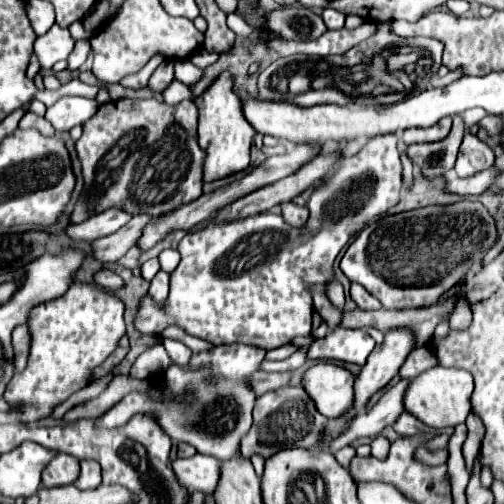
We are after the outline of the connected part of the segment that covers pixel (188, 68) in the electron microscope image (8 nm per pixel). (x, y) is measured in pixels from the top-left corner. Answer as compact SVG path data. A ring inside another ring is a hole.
M188 58L178 60L178 62L174 64L174 70L176 70L176 80L180 80L180 82L186 84L186 86L196 84L196 82L202 78L202 74L204 74L204 70L196 68Z

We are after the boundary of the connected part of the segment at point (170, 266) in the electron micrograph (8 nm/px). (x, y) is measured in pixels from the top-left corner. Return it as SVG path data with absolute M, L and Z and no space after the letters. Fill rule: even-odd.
M165 249L159 254L158 259L160 269L170 274L178 266L181 257L178 250Z

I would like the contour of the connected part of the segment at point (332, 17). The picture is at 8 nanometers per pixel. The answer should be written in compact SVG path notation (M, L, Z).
M334 8L324 10L324 12L322 12L322 18L324 18L328 30L338 30L338 28L344 26L344 14L340 14L340 12L334 10Z

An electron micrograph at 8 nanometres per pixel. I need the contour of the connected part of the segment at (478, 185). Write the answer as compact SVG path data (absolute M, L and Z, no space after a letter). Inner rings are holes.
M492 166L486 172L478 172L472 178L458 178L454 172L448 172L448 192L454 194L482 194L484 190L488 190L494 182L494 176L498 174L498 170Z

